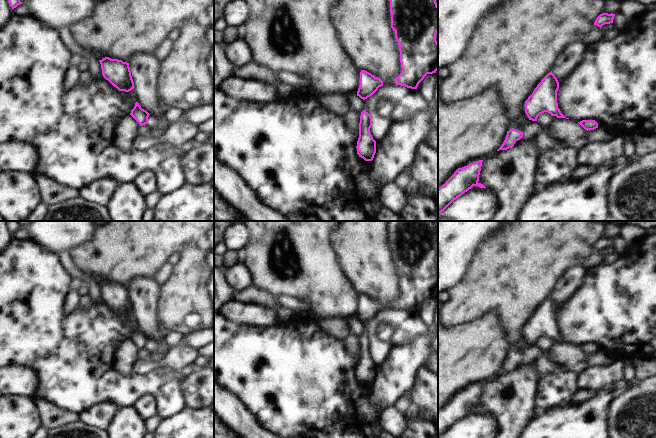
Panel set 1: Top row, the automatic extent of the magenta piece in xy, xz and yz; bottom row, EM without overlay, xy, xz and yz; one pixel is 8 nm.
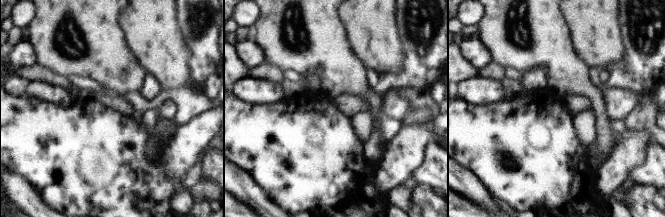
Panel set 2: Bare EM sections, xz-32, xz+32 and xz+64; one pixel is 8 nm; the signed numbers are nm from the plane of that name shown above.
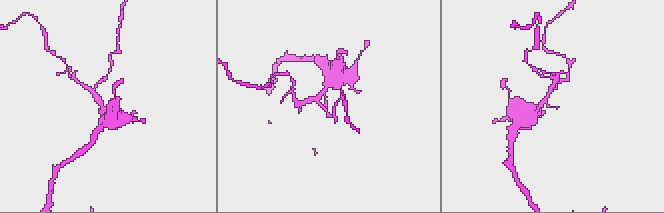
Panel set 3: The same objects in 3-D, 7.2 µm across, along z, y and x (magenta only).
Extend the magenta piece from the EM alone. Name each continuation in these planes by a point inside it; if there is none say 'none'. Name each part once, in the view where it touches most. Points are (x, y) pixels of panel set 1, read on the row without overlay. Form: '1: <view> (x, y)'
none

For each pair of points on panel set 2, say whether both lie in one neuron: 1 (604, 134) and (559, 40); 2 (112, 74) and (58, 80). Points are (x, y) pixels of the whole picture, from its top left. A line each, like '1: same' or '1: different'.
1: same
2: different

